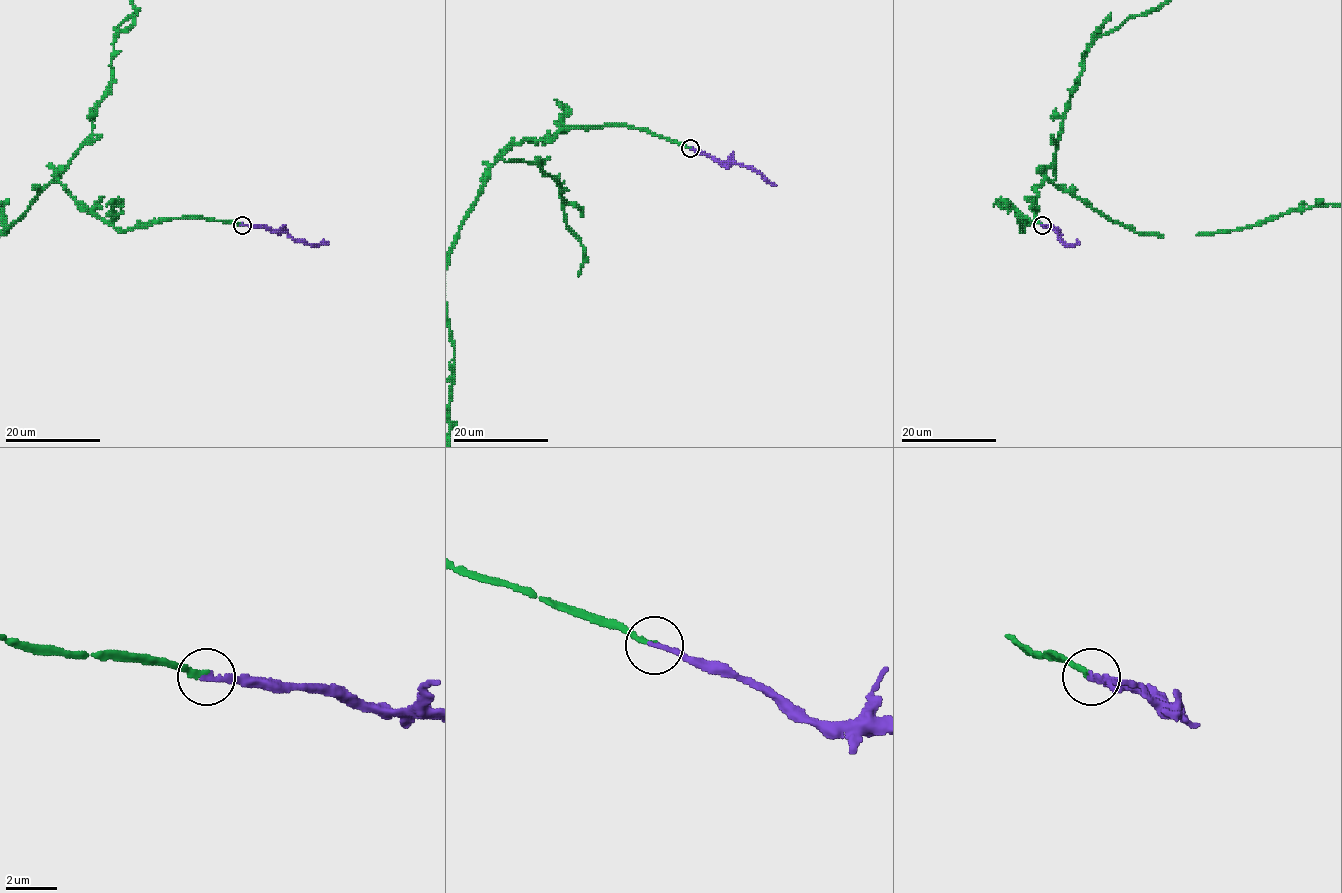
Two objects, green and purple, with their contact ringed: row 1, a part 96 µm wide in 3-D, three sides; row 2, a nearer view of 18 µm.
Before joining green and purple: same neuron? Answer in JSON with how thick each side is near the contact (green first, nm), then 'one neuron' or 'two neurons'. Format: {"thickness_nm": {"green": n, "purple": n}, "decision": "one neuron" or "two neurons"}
{"thickness_nm": {"green": 180, "purple": 200}, "decision": "one neuron"}

